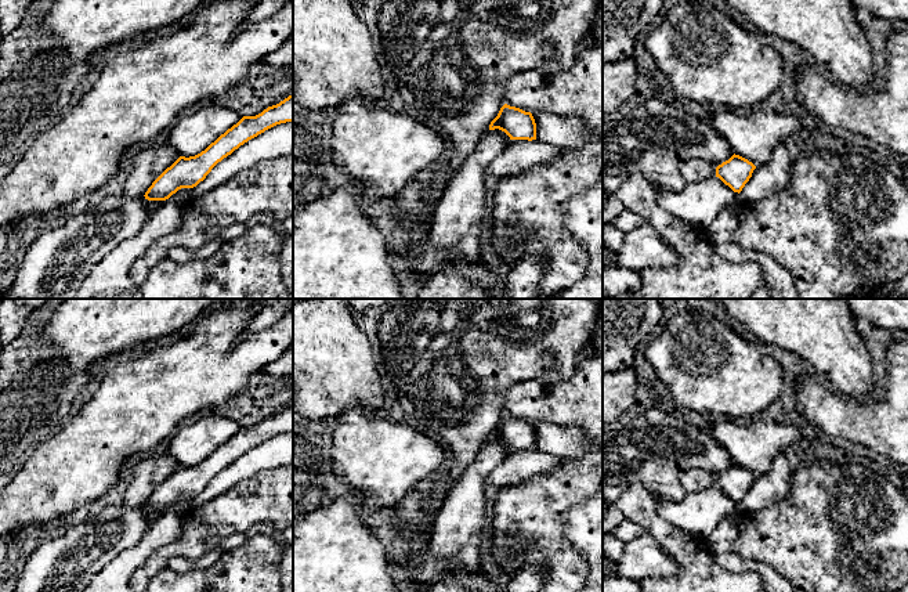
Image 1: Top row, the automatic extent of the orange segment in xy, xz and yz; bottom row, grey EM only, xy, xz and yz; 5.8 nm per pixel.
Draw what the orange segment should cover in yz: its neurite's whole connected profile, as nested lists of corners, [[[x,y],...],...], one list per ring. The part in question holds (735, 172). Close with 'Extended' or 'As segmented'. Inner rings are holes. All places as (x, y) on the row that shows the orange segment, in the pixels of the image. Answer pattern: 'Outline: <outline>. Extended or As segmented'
Outline: [[[713,108],[710,126],[734,152],[716,167],[716,177],[738,194],[753,170],[767,163],[779,144],[804,129],[799,119],[789,115],[757,109],[739,115],[728,108]]]. Extended

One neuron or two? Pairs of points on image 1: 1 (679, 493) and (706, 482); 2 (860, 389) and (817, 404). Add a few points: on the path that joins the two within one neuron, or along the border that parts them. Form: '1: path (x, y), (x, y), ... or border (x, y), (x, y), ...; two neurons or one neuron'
1: border (715, 477), (700, 469), (688, 469), (680, 480); two neurons
2: border (821, 381), (857, 399), (875, 394); two neurons

